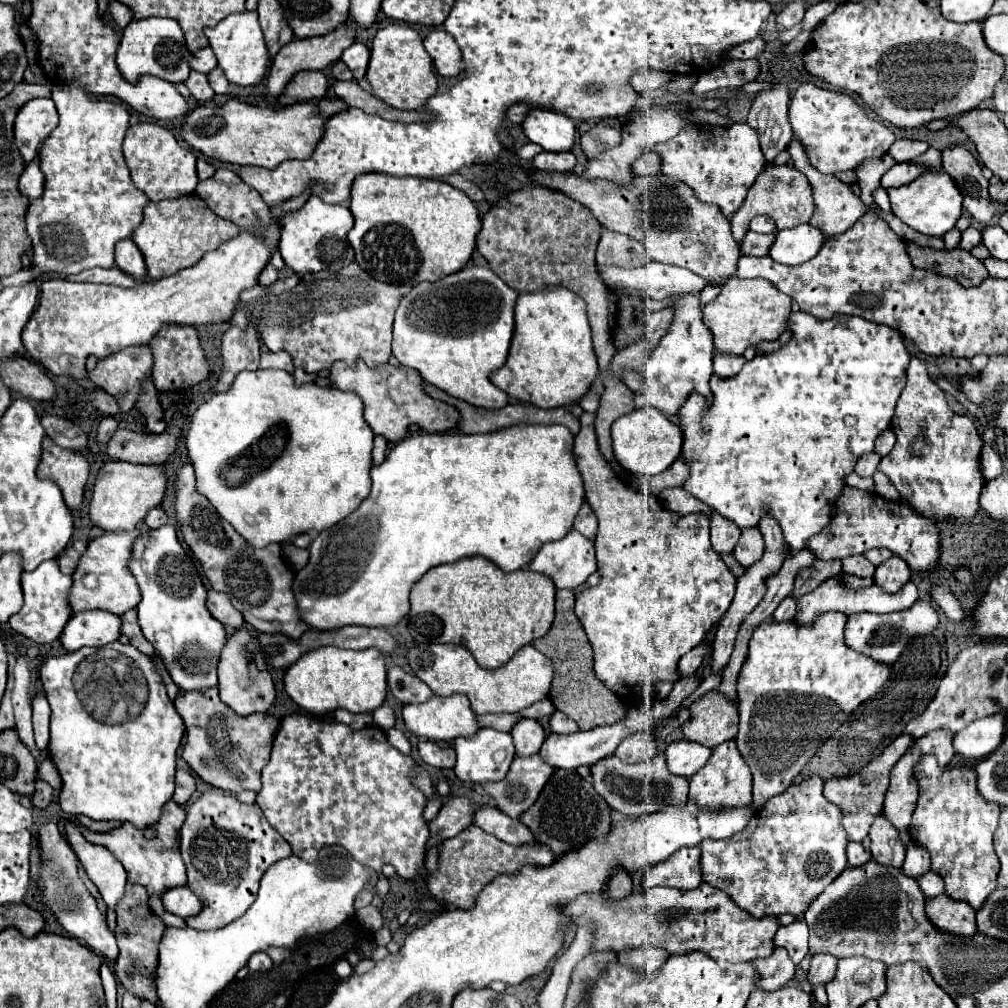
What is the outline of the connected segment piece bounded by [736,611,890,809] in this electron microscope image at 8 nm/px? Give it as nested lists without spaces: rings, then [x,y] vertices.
[[[828,611],[804,625],[798,621],[774,621],[768,617],[750,637],[748,657],[738,675],[740,729],[736,735],[738,751],[754,777],[754,807],[760,809],[768,799],[780,795],[800,775],[804,765],[820,745],[850,717],[850,713],[888,681],[890,665],[880,665],[870,657],[860,657],[844,645],[846,615]]]

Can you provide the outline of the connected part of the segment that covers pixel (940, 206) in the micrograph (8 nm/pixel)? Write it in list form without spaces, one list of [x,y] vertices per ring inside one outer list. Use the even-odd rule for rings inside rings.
[[[942,171],[926,173],[924,177],[918,177],[916,181],[904,187],[896,187],[896,189],[892,187],[888,189],[888,197],[890,197],[892,213],[900,217],[906,225],[910,225],[912,229],[924,235],[942,237],[950,229],[954,229],[958,217],[962,215],[962,193],[956,189],[956,183],[952,181],[952,177],[948,177]]]

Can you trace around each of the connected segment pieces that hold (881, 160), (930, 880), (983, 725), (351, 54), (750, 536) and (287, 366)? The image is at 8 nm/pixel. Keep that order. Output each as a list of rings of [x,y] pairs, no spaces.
[[[884,155],[884,157],[874,157],[874,159],[866,159],[862,161],[858,167],[856,167],[856,175],[858,175],[858,185],[862,189],[862,195],[860,199],[868,205],[874,205],[872,201],[872,193],[874,189],[880,185],[880,179],[882,175],[894,165],[896,161],[890,157],[890,155]]]
[[[932,871],[920,875],[916,881],[926,897],[936,897],[936,895],[944,893],[944,885],[942,885],[944,881],[940,881],[940,877],[936,877],[936,873],[932,873]]]
[[[994,713],[984,719],[972,721],[968,727],[954,735],[954,749],[968,759],[984,759],[994,753],[1004,739],[1006,715]]]
[[[354,43],[342,53],[342,61],[352,69],[354,79],[362,79],[366,75],[368,59],[370,59],[370,51],[362,43]]]
[[[752,527],[752,529],[742,529],[742,535],[740,535],[740,541],[738,545],[734,547],[732,555],[736,557],[736,561],[742,565],[742,567],[748,567],[752,563],[756,563],[762,555],[764,555],[764,539],[762,539],[762,533]]]
[[[262,351],[260,369],[284,369],[288,373],[294,373],[292,357],[288,357],[288,353],[272,353],[272,351]]]

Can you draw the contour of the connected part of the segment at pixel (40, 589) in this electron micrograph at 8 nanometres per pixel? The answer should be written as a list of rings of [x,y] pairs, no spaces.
[[[56,559],[44,561],[36,571],[22,573],[22,589],[24,589],[24,605],[22,609],[8,621],[10,627],[36,641],[36,643],[52,643],[60,637],[64,625],[68,623],[72,609],[68,605],[68,589],[72,585],[72,577],[60,573]]]

